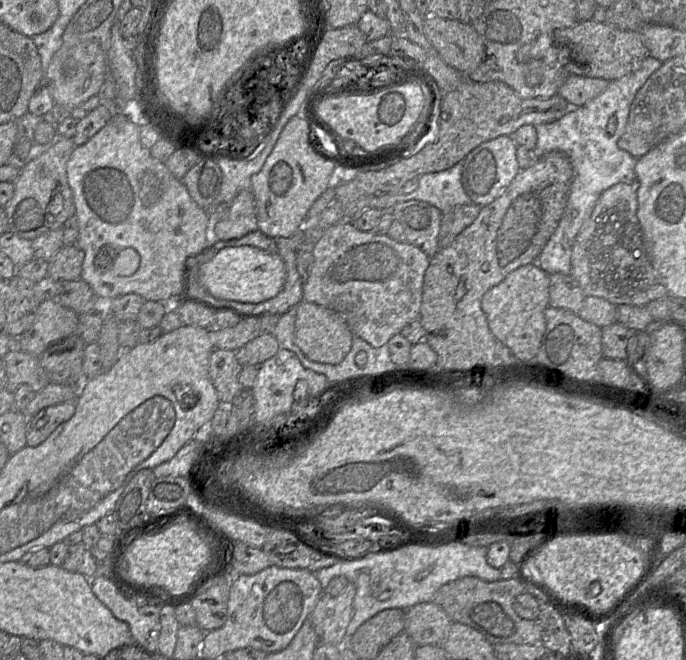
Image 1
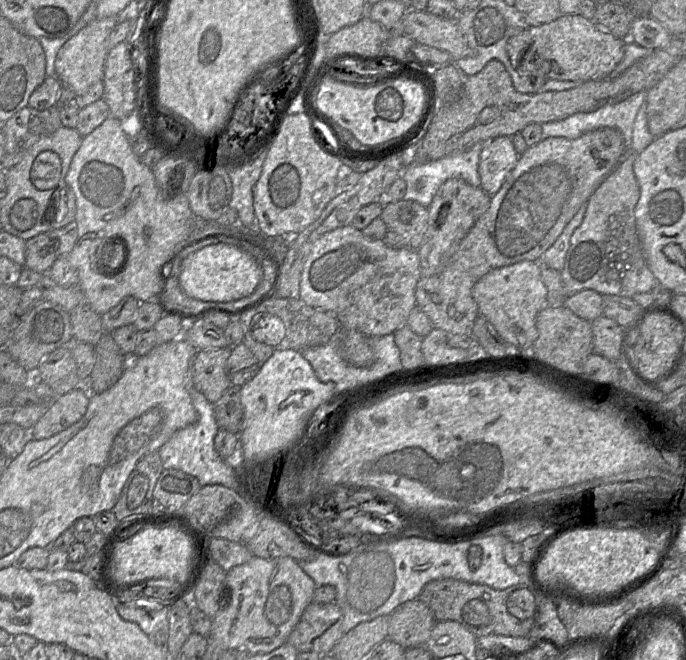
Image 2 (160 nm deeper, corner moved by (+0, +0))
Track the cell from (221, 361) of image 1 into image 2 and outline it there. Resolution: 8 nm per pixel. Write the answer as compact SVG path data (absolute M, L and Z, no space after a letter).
M232 347L197 350L191 364L193 386L209 402L216 403L231 385L225 364Z

